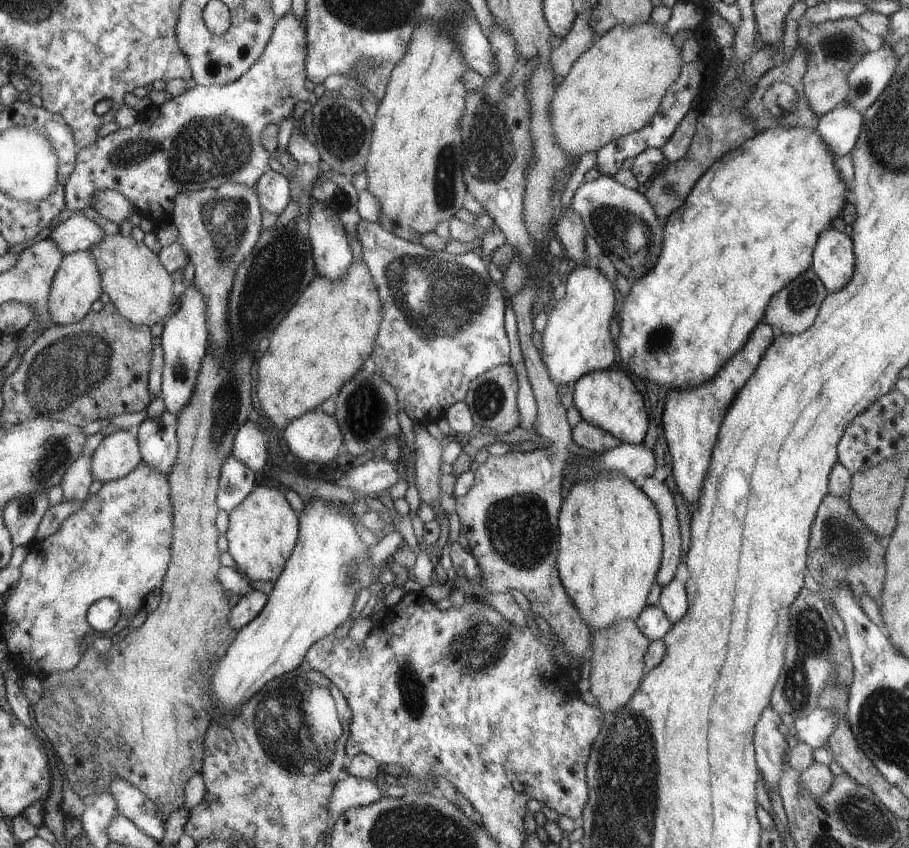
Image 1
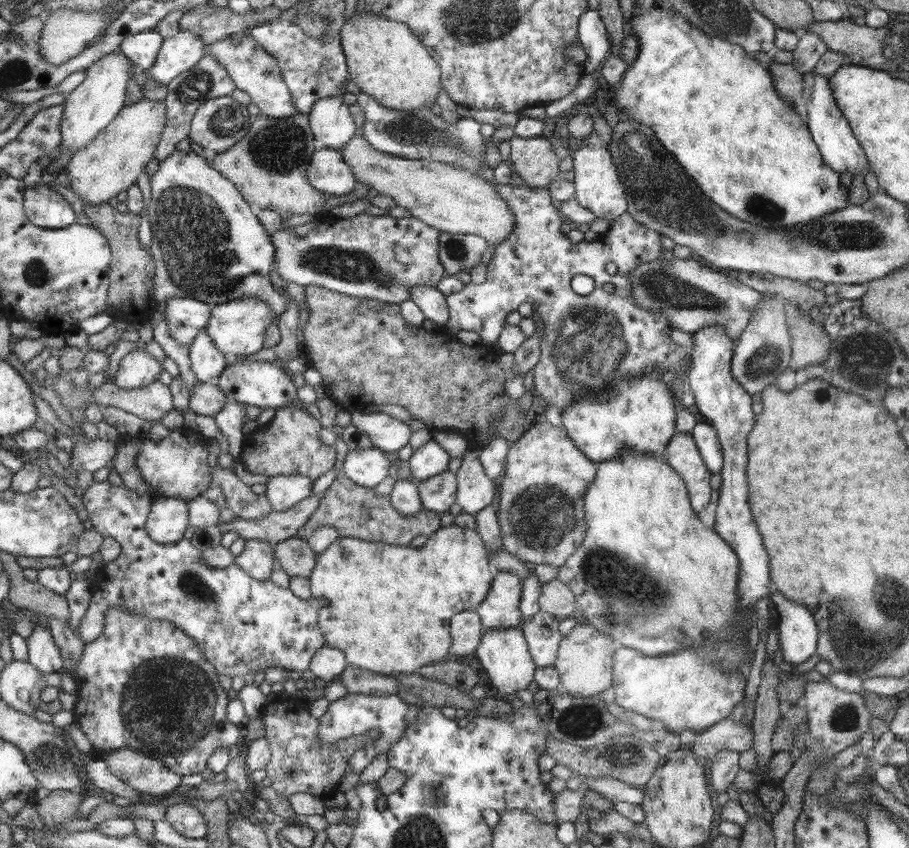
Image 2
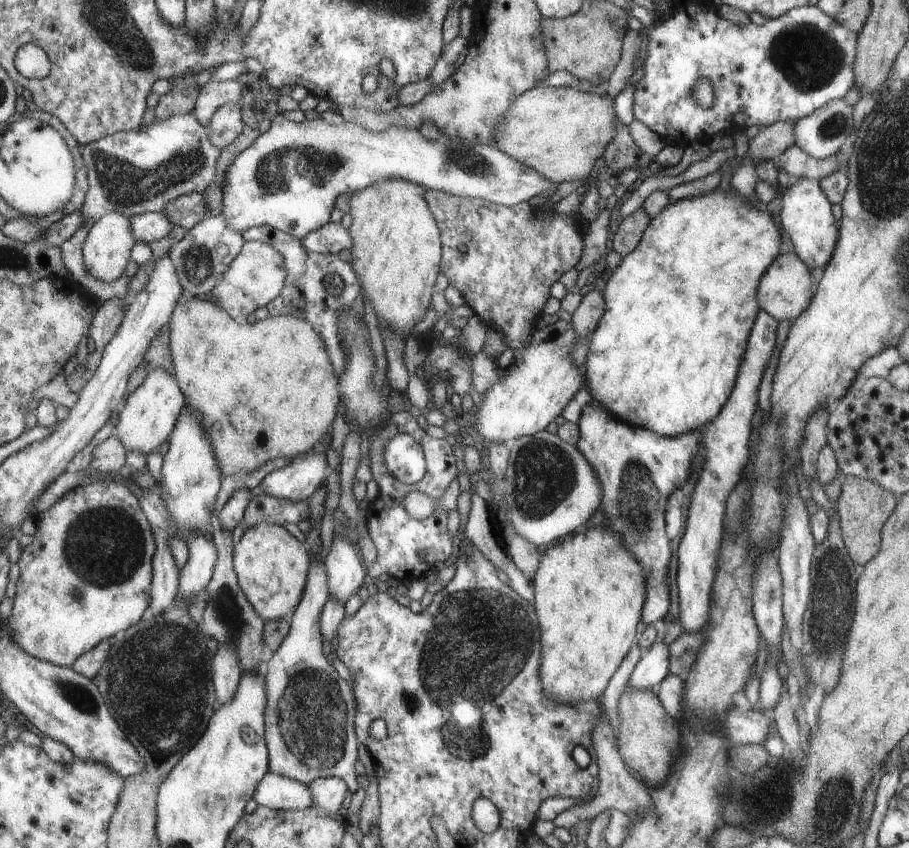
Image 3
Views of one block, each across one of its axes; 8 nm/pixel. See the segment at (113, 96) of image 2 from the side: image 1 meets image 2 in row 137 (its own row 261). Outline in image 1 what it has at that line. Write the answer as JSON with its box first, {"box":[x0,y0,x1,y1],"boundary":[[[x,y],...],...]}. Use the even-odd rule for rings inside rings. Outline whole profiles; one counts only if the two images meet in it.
{"box":[49,250,103,326],"boundary":[[[89,250],[66,254],[54,278],[49,296],[53,325],[65,326],[81,322],[91,312],[91,306],[95,304],[95,300],[101,298],[103,292],[103,274],[93,254]]]}

